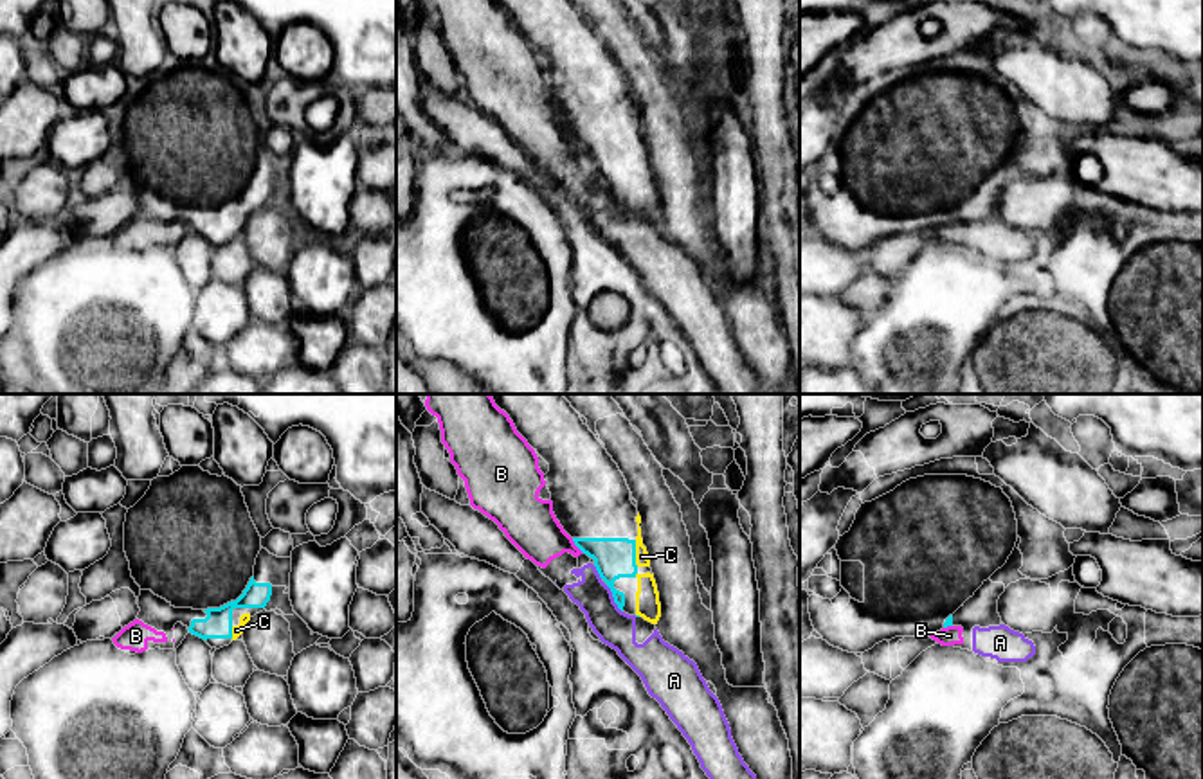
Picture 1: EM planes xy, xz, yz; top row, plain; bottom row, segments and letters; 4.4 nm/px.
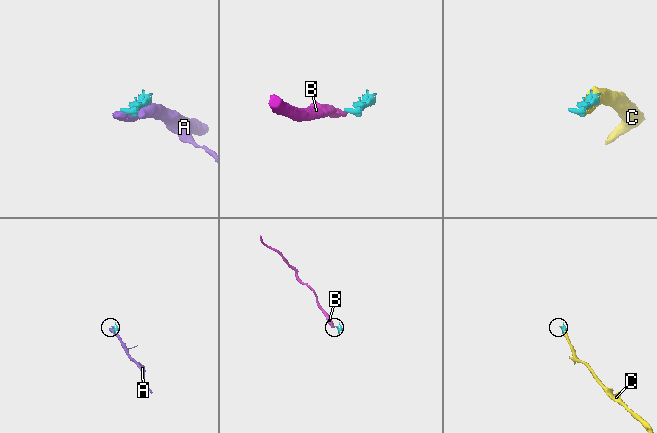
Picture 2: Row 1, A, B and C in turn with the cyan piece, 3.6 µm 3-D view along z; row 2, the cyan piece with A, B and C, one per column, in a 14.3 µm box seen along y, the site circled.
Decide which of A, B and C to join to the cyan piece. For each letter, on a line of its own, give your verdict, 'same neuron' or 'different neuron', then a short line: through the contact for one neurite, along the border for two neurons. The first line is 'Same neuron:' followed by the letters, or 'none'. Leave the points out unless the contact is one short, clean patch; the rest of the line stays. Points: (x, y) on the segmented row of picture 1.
Same neuron: C
A: different neuron | xz (606, 585), (622, 612)
B: different neuron | xz (571, 538), (584, 553)
C: same neuron

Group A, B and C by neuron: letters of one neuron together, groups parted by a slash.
A B / C

